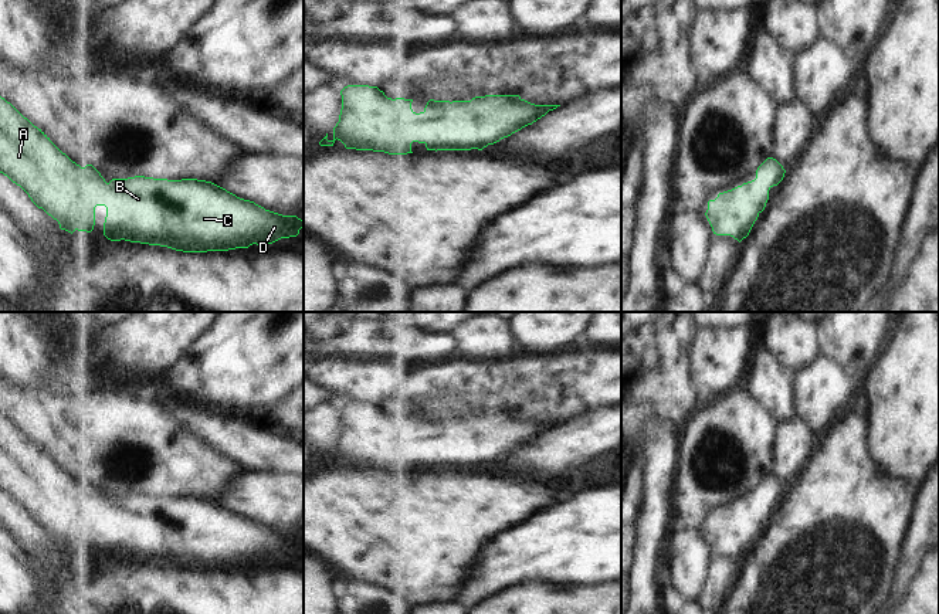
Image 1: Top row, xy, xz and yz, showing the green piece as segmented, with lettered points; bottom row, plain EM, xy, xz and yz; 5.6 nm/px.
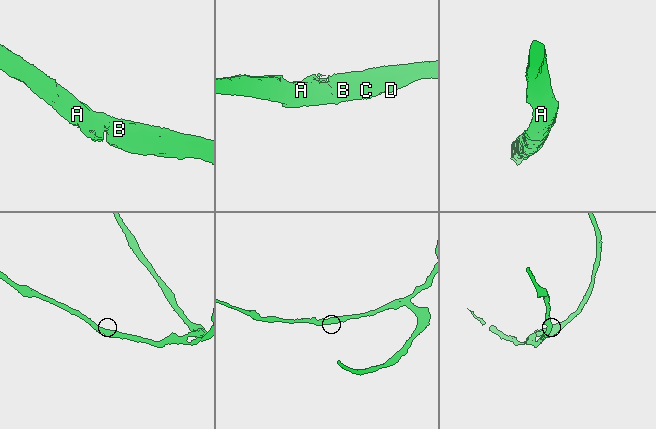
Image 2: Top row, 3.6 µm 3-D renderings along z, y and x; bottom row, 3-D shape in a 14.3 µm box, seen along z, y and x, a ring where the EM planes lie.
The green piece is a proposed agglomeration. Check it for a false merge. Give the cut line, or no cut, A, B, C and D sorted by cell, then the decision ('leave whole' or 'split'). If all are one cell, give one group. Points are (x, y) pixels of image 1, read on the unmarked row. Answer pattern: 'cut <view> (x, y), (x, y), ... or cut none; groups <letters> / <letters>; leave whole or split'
cut none; groups A B C D; leave whole

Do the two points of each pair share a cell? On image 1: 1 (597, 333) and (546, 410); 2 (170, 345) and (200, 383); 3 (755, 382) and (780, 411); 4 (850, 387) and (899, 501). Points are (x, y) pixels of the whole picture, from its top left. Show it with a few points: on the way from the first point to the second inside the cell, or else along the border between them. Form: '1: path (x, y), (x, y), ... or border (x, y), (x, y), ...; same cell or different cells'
1: border (582, 342), (606, 349); different cells
2: border (204, 333), (162, 380); different cells
3: path (762, 389), (778, 404); same cell
4: border (857, 399), (831, 423); different cells

